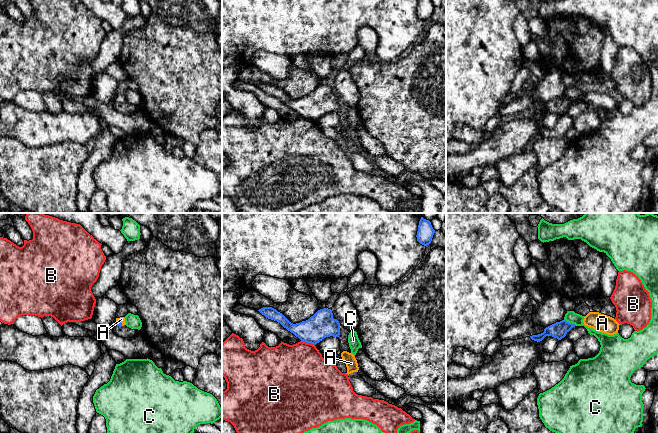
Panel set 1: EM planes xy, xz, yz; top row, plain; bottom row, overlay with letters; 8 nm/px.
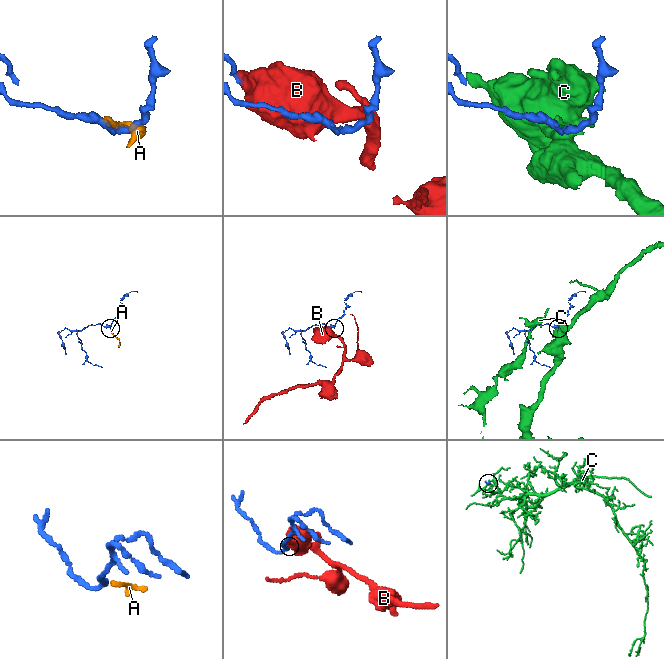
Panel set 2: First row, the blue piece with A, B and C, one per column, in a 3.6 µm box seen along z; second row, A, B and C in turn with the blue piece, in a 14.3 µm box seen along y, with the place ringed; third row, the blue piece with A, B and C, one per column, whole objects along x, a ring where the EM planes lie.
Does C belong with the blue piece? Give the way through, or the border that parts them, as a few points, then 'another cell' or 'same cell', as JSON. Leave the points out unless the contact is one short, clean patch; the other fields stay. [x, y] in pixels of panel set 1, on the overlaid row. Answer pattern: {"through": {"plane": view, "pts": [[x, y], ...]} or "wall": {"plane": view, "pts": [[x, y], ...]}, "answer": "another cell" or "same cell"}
{"wall": {"plane": "yz", "pts": [[564, 319], [576, 325]]}, "answer": "another cell"}

